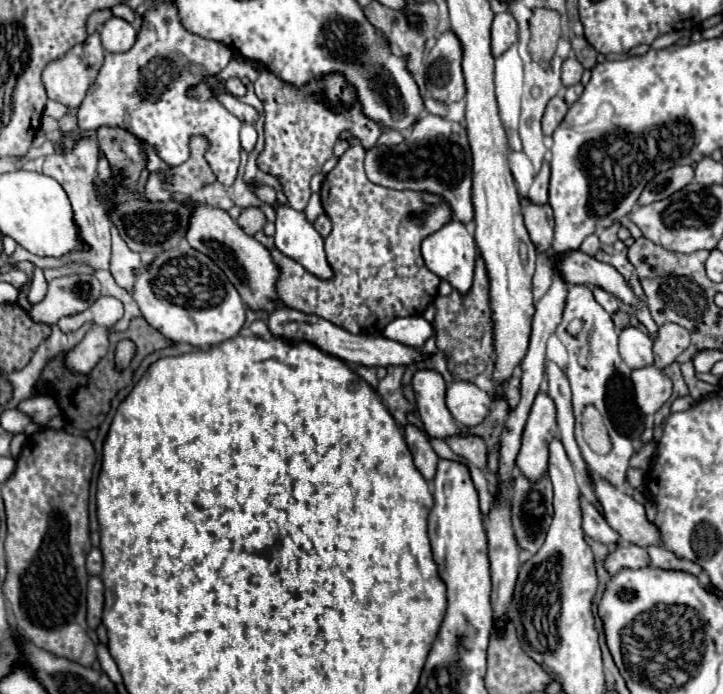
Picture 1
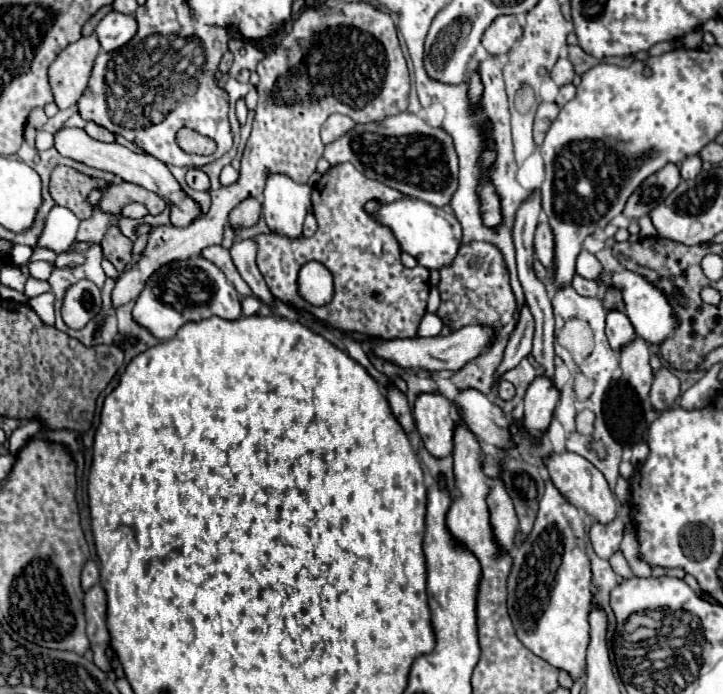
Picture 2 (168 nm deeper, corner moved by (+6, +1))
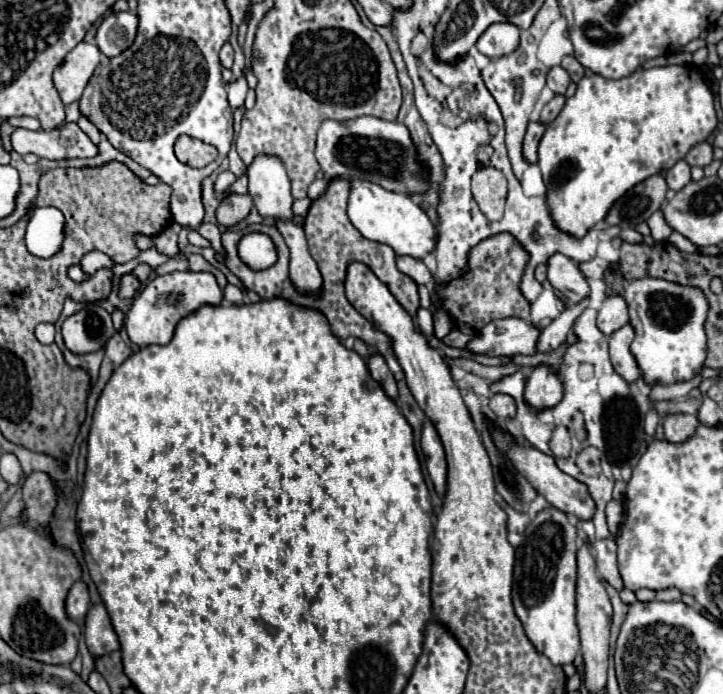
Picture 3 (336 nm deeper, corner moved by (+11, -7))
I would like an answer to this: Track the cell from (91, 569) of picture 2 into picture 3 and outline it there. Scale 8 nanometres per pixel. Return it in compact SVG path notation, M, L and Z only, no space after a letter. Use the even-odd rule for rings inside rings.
M76 581L68 593L68 599L66 599L66 611L68 615L76 621L80 617L86 615L90 607L90 593L88 593L88 585L84 581Z

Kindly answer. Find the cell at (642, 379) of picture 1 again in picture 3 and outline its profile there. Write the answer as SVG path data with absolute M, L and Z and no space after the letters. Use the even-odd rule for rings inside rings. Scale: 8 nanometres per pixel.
M624 325L622 329L618 329L612 337L610 337L610 359L612 365L616 369L616 373L626 381L626 383L634 383L636 379L640 379L640 367L630 351L630 343L634 339L634 329L628 325Z

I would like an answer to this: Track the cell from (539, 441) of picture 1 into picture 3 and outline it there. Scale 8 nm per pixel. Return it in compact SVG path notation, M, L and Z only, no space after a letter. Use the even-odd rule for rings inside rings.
M538 365L532 375L526 381L526 391L524 391L524 401L532 411L542 411L550 409L562 399L562 383L556 375L546 365Z

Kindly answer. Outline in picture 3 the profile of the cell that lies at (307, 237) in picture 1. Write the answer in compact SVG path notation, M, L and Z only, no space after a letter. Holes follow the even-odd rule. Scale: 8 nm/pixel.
M258 155L248 167L248 191L262 217L292 221L292 193L286 169L278 157Z

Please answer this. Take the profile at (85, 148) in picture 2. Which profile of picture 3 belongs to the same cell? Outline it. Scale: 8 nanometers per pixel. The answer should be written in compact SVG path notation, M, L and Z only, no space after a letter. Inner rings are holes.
M76 123L60 125L52 131L16 129L12 133L12 149L20 155L36 153L38 157L52 161L98 155L98 147L88 139L84 131L80 131Z

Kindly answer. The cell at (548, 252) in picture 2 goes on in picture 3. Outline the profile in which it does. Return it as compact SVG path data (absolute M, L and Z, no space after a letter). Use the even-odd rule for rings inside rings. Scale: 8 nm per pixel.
M560 253L548 259L548 281L556 291L560 291L572 303L582 301L590 293L590 287L584 275L566 255L560 255Z

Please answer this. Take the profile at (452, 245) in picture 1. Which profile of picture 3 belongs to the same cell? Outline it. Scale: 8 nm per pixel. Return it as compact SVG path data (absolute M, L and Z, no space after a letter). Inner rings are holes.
M352 181L352 191L348 199L348 217L352 225L366 237L384 243L396 251L396 255L408 255L414 259L424 259L436 251L438 233L436 225L424 213L424 209L408 195L386 191L380 185L368 181Z

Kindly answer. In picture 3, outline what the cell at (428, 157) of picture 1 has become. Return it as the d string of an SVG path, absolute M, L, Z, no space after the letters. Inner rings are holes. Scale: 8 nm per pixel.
M378 117L324 121L318 129L316 159L326 181L348 175L404 195L424 195L430 187L430 167L418 159L408 127L398 121L384 121Z

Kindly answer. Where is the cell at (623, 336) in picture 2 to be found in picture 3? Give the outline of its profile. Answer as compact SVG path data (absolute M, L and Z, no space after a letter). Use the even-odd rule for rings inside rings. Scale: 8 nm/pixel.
M616 295L616 297L606 297L602 309L598 311L598 329L604 335L612 335L612 331L618 331L628 323L628 311L626 311L626 301Z

